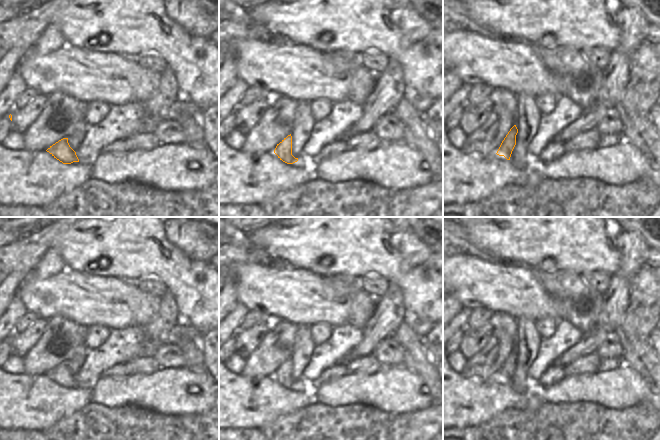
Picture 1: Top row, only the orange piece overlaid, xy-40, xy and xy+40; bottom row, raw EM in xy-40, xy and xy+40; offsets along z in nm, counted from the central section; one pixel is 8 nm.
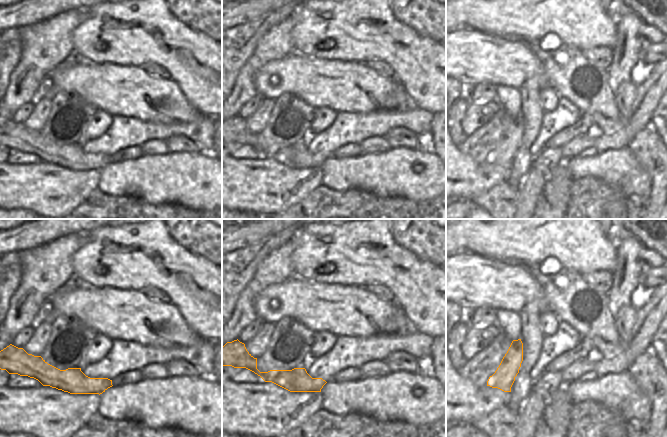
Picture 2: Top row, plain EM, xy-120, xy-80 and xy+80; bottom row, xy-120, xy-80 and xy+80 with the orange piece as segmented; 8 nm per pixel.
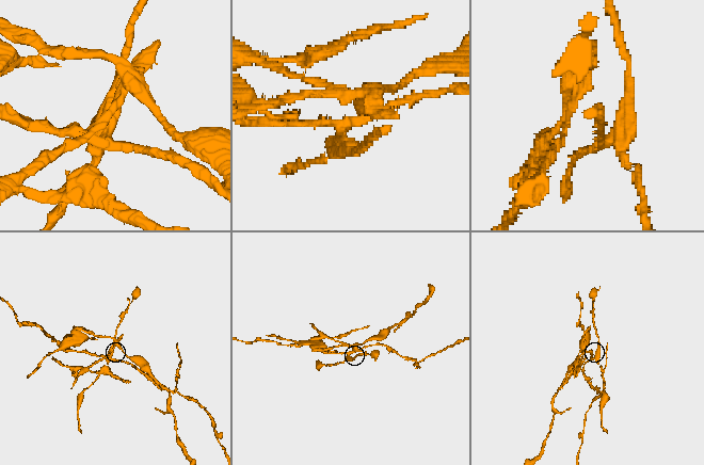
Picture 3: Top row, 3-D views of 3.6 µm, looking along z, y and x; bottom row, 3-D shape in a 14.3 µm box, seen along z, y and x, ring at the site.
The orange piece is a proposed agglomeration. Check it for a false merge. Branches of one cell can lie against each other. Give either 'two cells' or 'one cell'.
two cells

